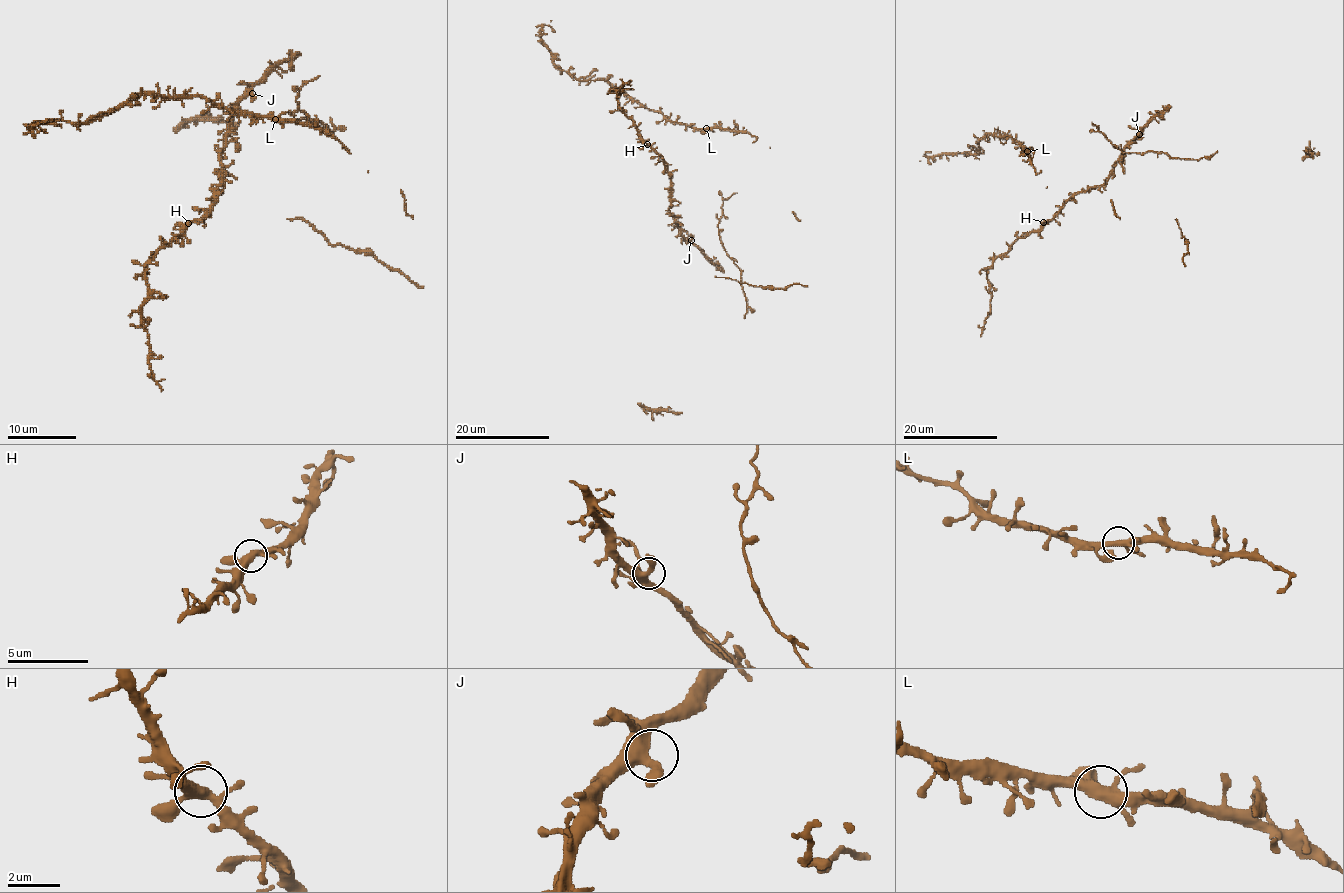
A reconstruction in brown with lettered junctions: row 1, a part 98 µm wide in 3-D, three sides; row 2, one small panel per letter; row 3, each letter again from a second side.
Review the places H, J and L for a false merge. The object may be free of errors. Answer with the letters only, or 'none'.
none

